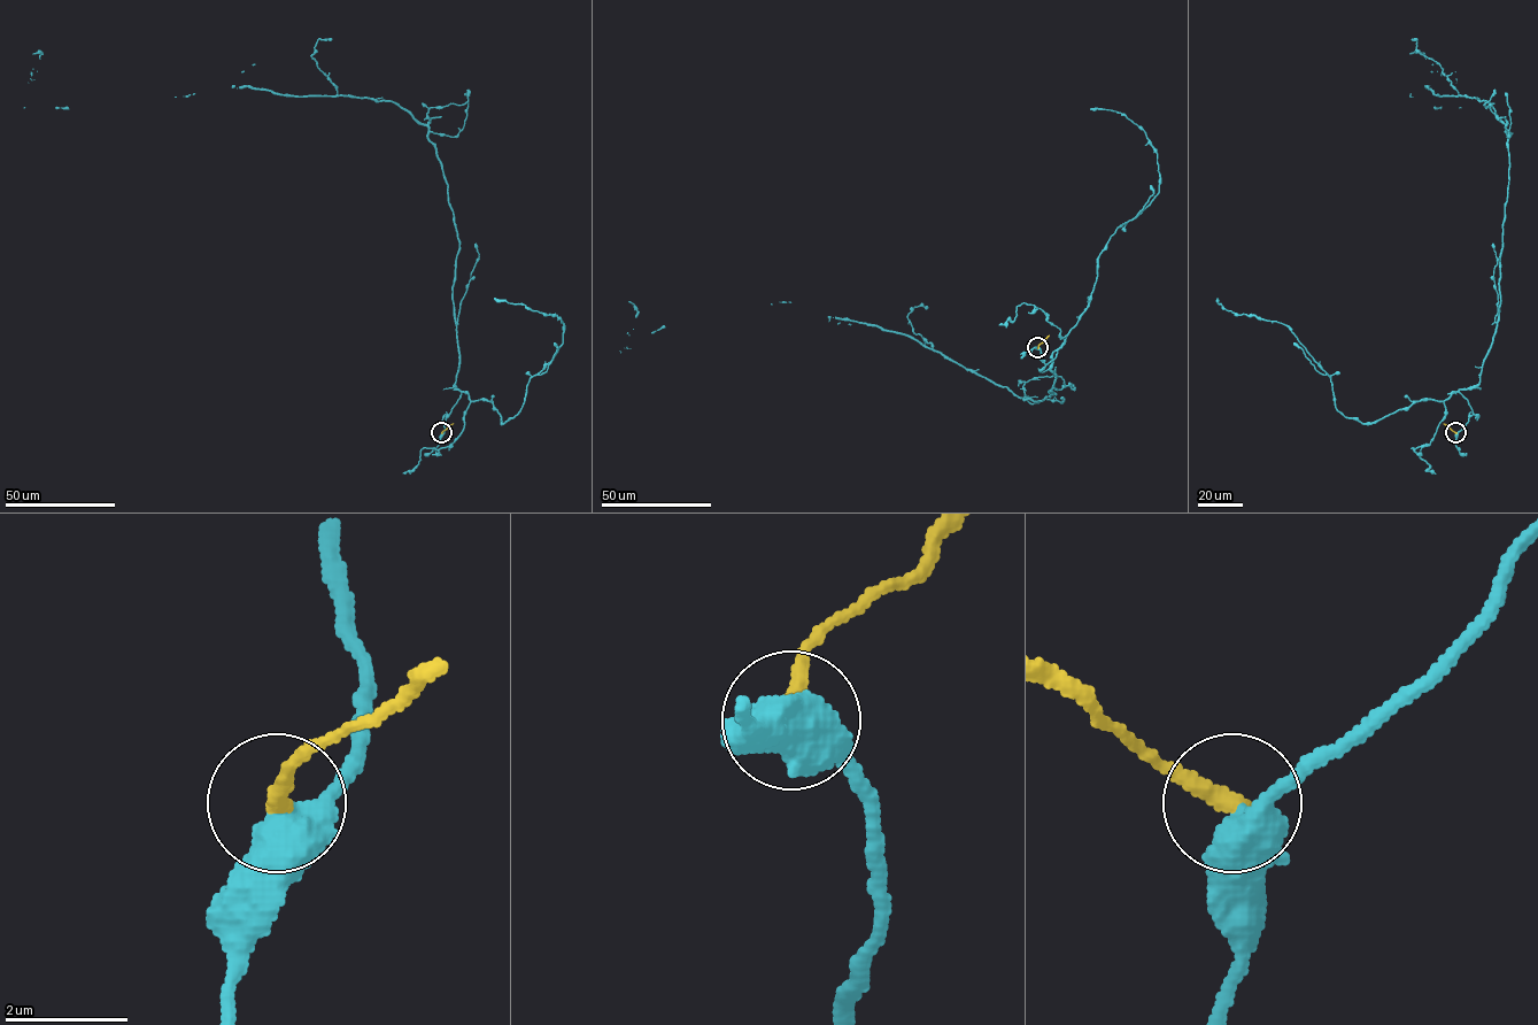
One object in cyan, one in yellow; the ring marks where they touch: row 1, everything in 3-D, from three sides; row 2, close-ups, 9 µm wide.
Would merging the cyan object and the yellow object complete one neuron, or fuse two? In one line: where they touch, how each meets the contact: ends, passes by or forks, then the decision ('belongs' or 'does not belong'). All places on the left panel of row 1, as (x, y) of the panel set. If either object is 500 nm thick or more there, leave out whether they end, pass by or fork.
at (441, 432); does not belong

